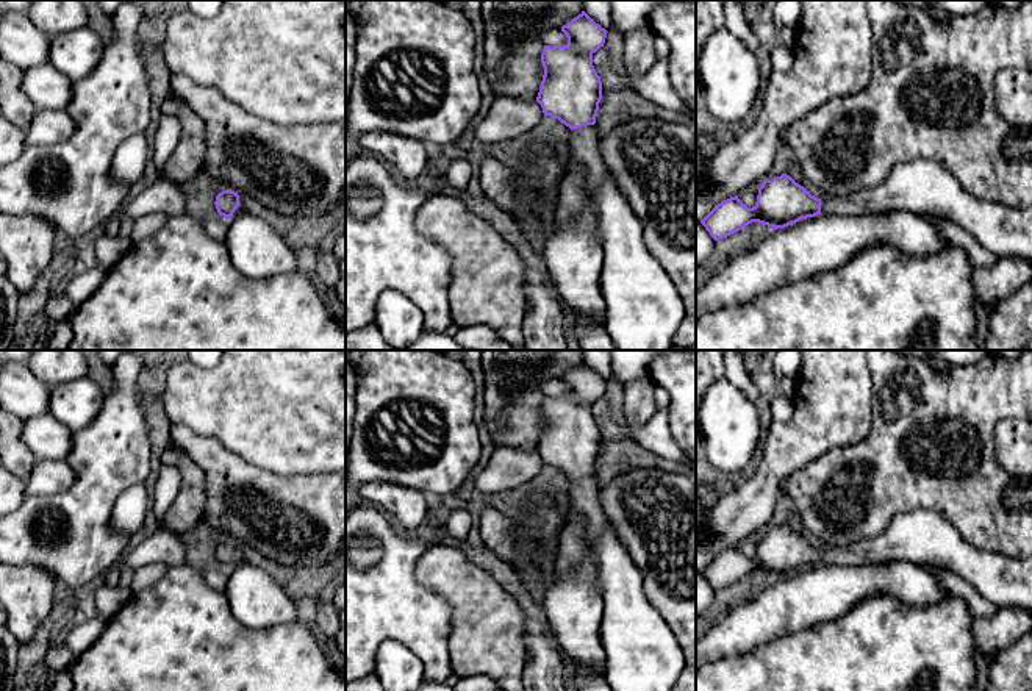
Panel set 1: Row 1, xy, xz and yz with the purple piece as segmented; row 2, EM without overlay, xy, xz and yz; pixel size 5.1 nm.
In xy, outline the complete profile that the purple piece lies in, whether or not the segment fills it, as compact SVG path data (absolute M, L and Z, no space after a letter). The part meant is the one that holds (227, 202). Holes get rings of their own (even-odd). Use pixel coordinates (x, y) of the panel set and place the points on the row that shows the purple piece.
M231 189L219 192L216 195L214 205L216 205L219 216L224 216L227 219L236 217L238 214L245 211L238 192Z

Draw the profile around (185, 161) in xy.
M170 92L163 105L163 113L180 122L180 138L172 149L163 172L178 184L200 175L205 159L205 131L202 120L183 102L181 97Z

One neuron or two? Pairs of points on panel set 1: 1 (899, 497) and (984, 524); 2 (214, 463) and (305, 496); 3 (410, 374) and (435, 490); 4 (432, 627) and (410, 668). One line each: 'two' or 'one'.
1: one
2: one
3: one
4: two

